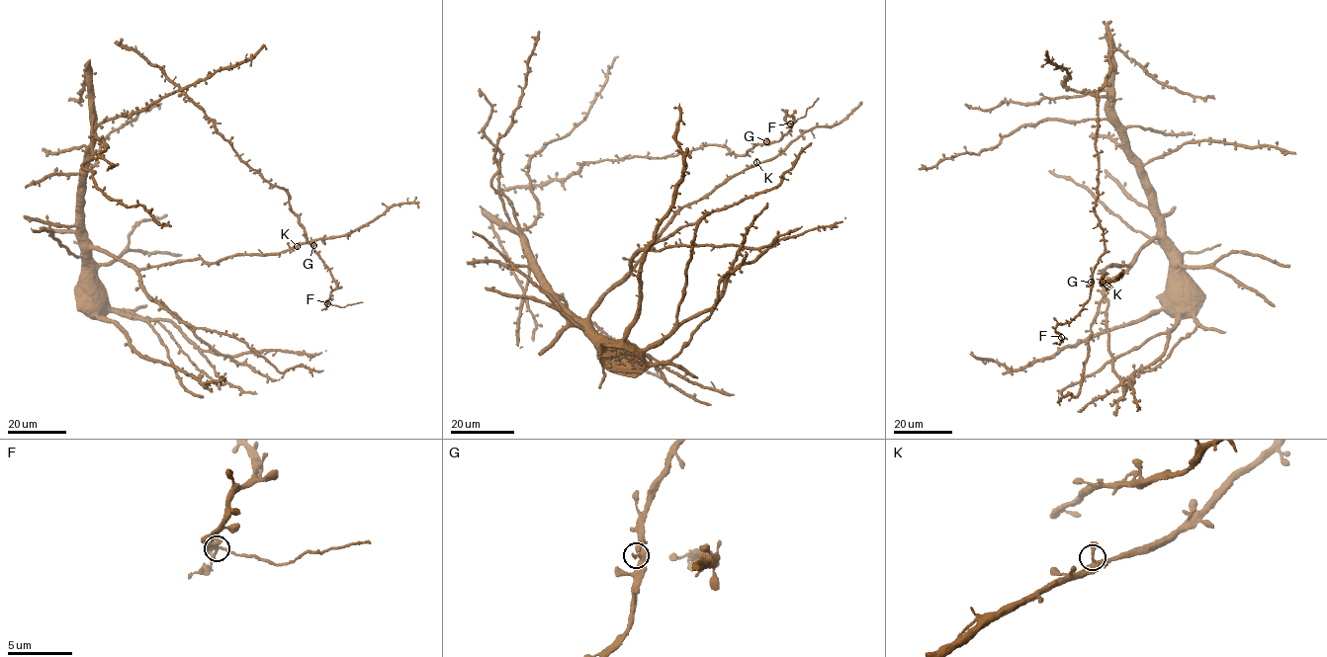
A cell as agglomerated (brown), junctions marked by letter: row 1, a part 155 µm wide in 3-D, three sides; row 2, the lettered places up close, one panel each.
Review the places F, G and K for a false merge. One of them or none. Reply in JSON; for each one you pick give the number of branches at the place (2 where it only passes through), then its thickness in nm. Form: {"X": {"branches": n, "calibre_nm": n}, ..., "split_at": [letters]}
{"F": {"branches": 4, "calibre_nm": 260}, "split_at": ["F"]}

